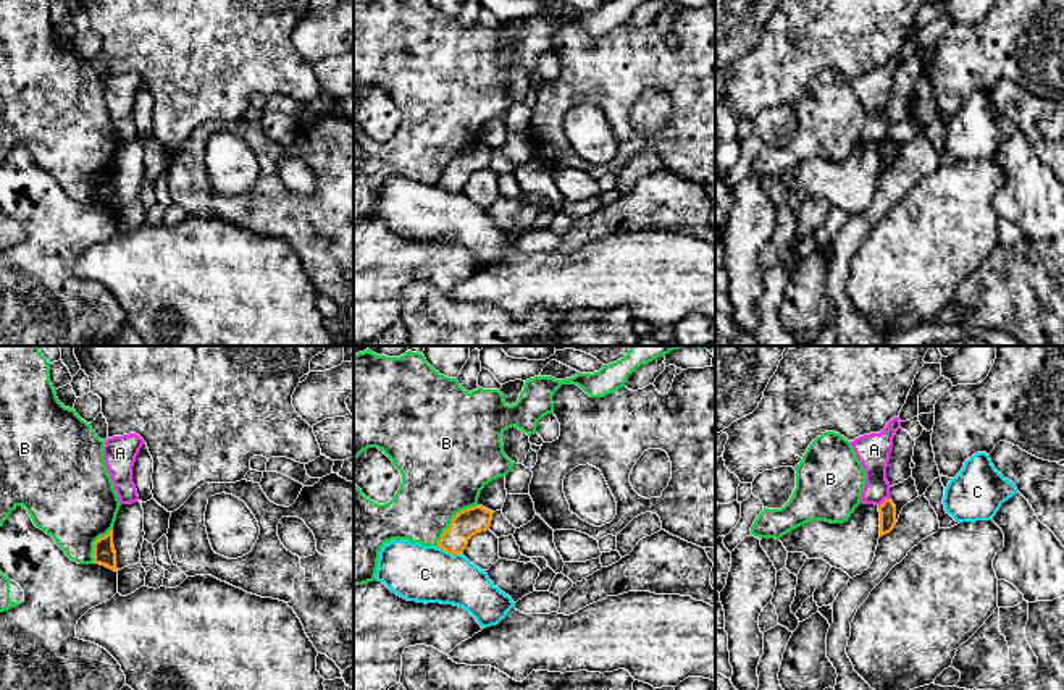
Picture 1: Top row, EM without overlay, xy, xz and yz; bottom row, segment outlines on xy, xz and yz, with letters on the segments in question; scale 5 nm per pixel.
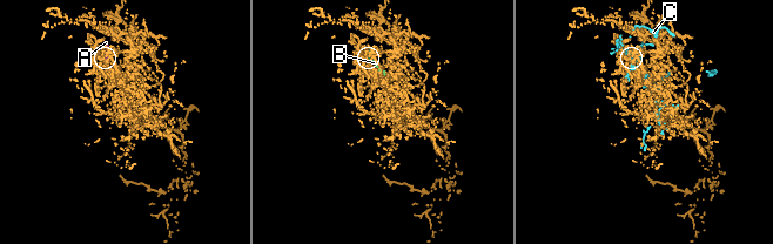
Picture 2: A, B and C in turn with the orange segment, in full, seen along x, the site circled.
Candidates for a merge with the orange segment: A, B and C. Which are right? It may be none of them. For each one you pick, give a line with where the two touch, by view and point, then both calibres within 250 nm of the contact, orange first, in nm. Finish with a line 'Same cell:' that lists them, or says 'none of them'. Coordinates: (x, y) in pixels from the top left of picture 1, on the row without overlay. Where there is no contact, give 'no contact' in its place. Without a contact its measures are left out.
Same cell: none of them

